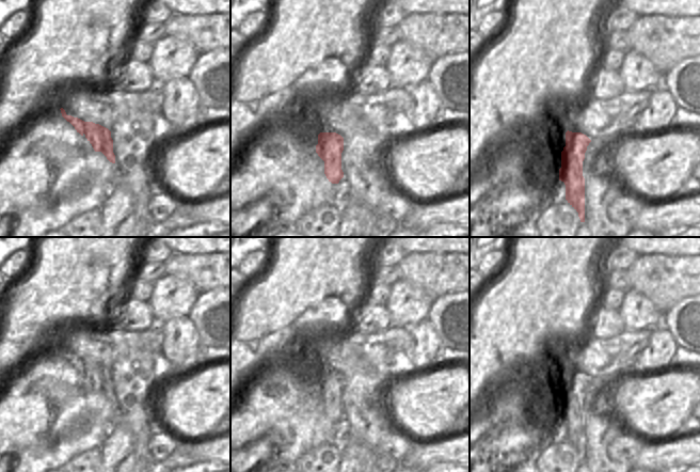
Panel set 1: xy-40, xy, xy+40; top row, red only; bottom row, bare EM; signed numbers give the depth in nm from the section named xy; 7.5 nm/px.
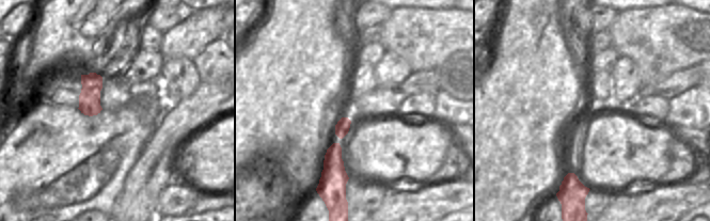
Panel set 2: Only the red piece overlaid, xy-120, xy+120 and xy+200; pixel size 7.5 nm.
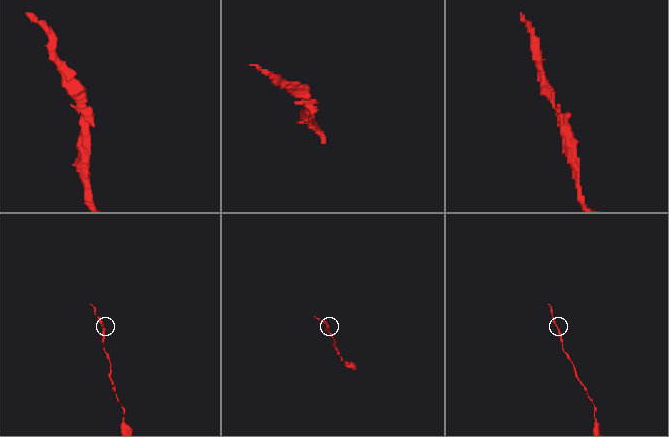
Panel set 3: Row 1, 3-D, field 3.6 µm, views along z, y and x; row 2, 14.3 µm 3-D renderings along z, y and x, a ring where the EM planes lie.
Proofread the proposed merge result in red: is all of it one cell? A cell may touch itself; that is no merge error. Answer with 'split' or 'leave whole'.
leave whole

